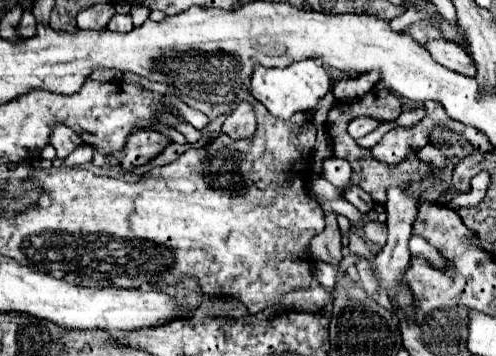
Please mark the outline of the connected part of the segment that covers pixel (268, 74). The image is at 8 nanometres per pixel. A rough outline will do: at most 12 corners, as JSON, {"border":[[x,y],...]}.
{"border":[[315,60],[257,66],[249,92],[273,116],[315,112],[331,90]]}

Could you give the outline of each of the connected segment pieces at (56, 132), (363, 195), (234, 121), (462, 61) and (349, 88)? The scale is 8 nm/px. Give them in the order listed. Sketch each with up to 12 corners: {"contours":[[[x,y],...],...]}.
{"contours":[[[63,124],[53,128],[57,158],[67,158],[85,142]],[[347,188],[341,198],[359,212],[369,212],[375,206],[365,190]],[[239,102],[223,132],[233,140],[251,138],[255,112],[251,104]],[[427,40],[423,46],[447,70],[477,74],[473,58],[449,40]],[[379,72],[335,76],[335,100],[357,100],[373,90]]]}

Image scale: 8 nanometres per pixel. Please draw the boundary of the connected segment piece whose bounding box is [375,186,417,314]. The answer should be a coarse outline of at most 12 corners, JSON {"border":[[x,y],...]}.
{"border":[[405,188],[387,190],[389,238],[375,256],[379,292],[395,294],[413,314],[401,282],[411,254],[417,200]]}

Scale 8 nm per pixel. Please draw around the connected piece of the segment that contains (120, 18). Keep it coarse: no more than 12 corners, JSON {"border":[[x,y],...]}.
{"border":[[115,14],[107,30],[133,30],[131,14]]}

